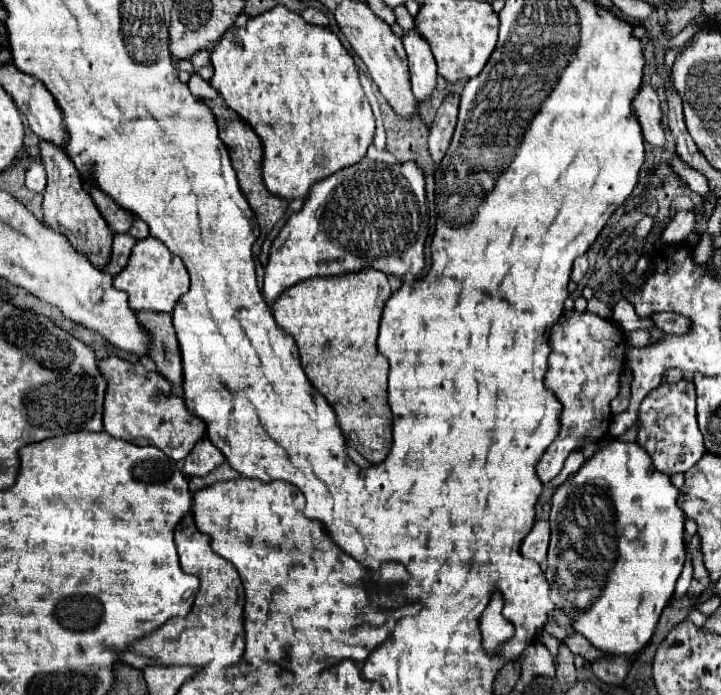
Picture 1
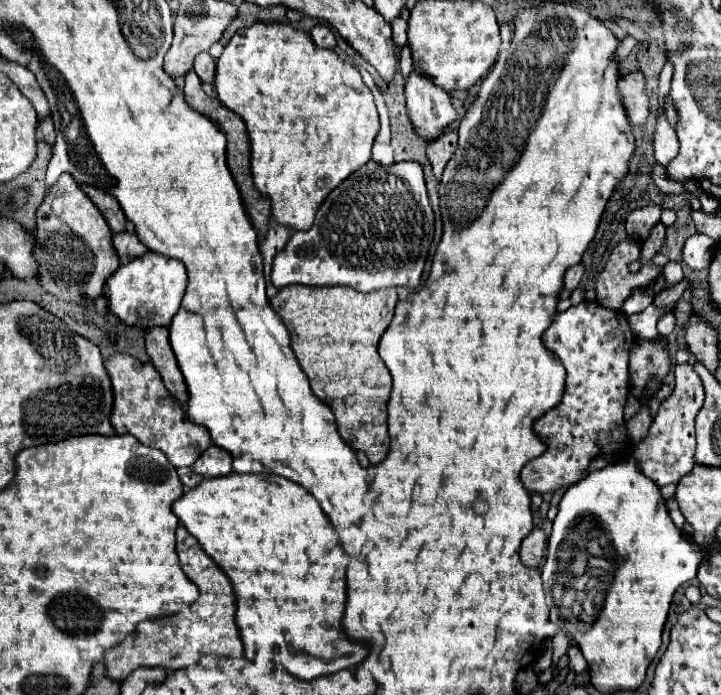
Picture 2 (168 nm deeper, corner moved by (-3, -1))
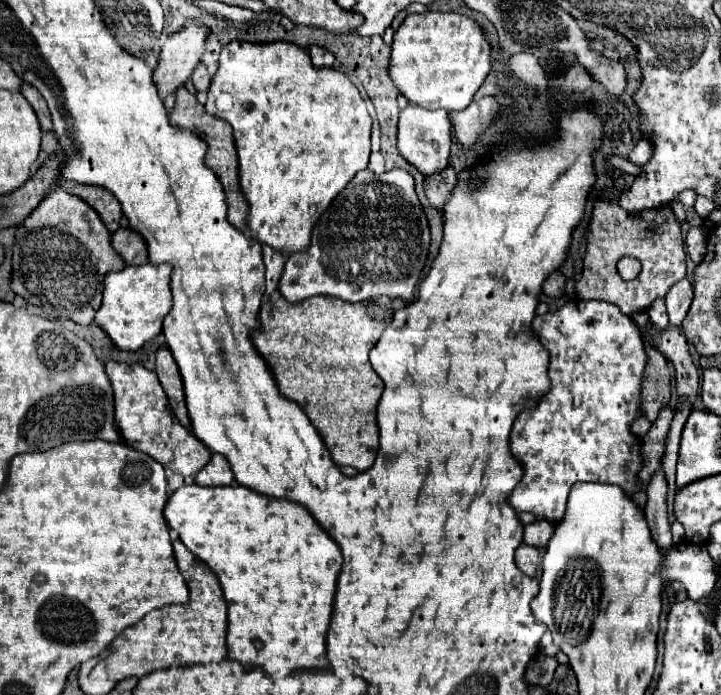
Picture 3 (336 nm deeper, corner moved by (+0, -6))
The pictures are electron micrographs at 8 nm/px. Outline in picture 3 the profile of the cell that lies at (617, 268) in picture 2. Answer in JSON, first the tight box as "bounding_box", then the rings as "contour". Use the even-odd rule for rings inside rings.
{"bounding_box":[575,198,685,316],"contour":[[[597,198],[587,230],[587,250],[583,258],[583,274],[575,284],[575,296],[581,300],[605,300],[613,302],[631,316],[633,312],[645,312],[657,298],[663,298],[667,290],[685,278],[685,248],[681,222],[675,218],[669,206],[651,208],[649,212],[629,214],[607,198]],[[633,256],[641,262],[643,270],[635,280],[625,282],[617,272],[617,260]]]}

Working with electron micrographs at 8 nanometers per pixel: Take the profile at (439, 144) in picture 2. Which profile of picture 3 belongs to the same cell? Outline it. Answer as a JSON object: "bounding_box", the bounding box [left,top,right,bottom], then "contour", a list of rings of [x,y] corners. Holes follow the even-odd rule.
{"bounding_box":[425,166,457,212],"contour":[[[451,166],[445,168],[445,176],[441,176],[441,180],[425,180],[425,196],[437,212],[443,212],[443,206],[447,204],[455,184],[457,184],[457,176]]]}

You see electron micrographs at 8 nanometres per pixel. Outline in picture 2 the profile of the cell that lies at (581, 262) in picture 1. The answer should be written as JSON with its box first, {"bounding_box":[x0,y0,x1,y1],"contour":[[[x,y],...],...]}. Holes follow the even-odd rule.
{"bounding_box":[564,263,584,291],"contour":[[[582,263],[570,267],[570,269],[566,271],[566,275],[564,275],[564,287],[570,289],[570,291],[574,291],[574,289],[578,287],[582,275],[584,275],[584,265],[582,265]]]}

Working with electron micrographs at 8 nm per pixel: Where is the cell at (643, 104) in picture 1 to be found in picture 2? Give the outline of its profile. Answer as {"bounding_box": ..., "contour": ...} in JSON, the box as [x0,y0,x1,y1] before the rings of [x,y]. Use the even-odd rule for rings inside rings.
{"bounding_box":[620,71,650,127],"contour":[[[640,71],[626,73],[620,79],[620,93],[624,97],[624,107],[628,121],[642,127],[650,115],[650,97],[646,93],[646,79]]]}

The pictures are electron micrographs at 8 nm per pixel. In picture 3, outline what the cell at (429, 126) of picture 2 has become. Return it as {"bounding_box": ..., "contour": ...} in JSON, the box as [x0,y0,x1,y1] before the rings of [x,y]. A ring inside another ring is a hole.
{"bounding_box":[397,104,451,178],"contour":[[[409,104],[405,110],[401,110],[397,150],[425,178],[429,178],[429,176],[433,176],[449,166],[449,148],[451,148],[451,128],[449,128],[447,112],[413,108],[413,104]]]}

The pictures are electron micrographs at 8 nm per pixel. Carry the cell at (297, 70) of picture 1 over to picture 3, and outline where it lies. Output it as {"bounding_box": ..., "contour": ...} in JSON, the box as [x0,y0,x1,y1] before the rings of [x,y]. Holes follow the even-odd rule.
{"bounding_box":[205,40,371,254],"contour":[[[233,40],[229,42],[219,56],[219,70],[211,80],[209,86],[209,98],[205,104],[207,112],[227,120],[233,126],[233,136],[235,136],[235,146],[237,146],[237,154],[239,154],[239,184],[241,184],[241,192],[247,198],[249,204],[249,218],[247,218],[247,228],[251,232],[253,238],[257,238],[259,242],[271,246],[275,252],[283,252],[283,254],[293,254],[293,252],[305,252],[309,248],[309,240],[311,240],[311,230],[315,226],[315,222],[319,220],[319,216],[329,208],[329,204],[333,202],[333,198],[347,186],[347,182],[359,172],[367,168],[369,162],[369,152],[371,152],[371,116],[365,108],[365,100],[361,98],[359,90],[349,82],[349,78],[339,72],[339,70],[319,70],[311,66],[311,58],[309,54],[299,48],[293,42],[269,42],[269,44],[257,44],[257,42],[239,42]]]}

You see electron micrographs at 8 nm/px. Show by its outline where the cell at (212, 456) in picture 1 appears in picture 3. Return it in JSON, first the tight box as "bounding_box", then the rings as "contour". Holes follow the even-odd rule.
{"bounding_box":[195,454,233,486],"contour":[[[213,454],[209,464],[195,476],[195,482],[199,486],[231,486],[233,474],[231,474],[231,468],[225,456]]]}

